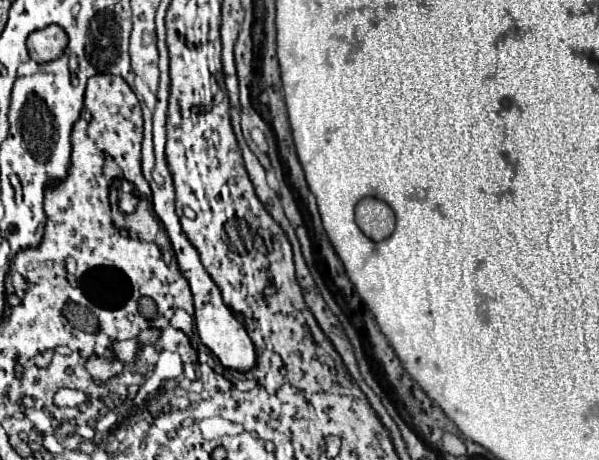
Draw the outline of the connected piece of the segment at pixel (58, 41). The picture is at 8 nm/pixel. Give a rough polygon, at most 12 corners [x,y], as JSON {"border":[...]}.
{"border":[[57,24],[31,32],[29,56],[37,64],[57,60],[69,36]]}

